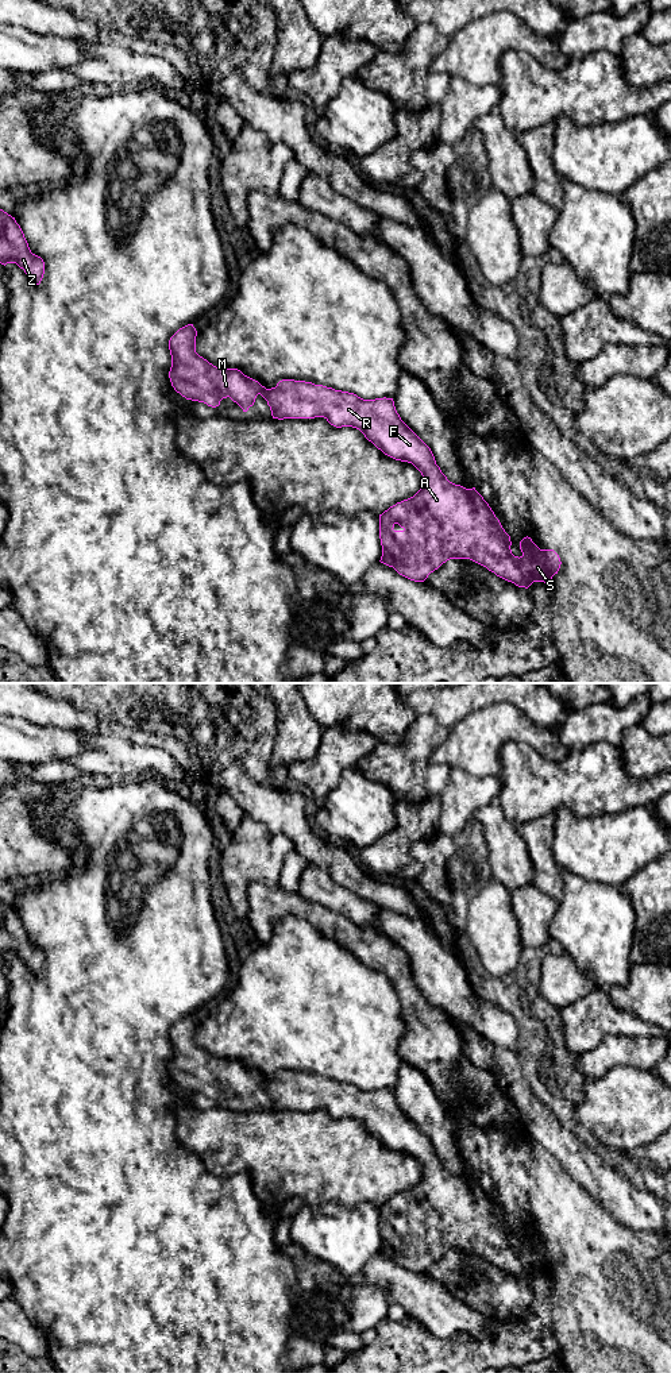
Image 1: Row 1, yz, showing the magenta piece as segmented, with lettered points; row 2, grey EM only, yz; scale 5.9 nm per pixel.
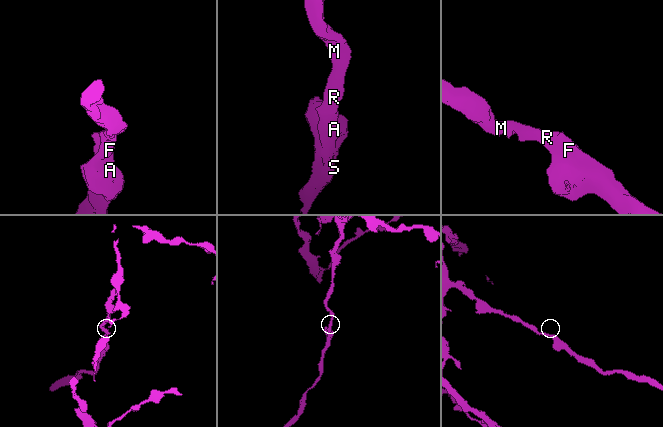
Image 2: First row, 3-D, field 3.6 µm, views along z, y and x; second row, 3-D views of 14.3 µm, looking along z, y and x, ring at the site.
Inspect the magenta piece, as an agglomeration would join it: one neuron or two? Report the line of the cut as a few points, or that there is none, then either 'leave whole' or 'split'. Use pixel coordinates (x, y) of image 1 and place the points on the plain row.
cut none; leave whole

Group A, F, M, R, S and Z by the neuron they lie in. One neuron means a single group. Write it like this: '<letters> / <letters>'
A F M R S Z

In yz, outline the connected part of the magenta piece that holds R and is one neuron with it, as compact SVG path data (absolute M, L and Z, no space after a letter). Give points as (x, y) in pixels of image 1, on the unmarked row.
M188 1015L169 1031L171 1046L169 1069L174 1081L186 1091L216 1099L223 1089L230 1088L243 1103L247 1103L261 1085L267 1092L273 1110L324 1108L336 1119L356 1119L385 1146L412 1154L421 1164L420 1181L379 1206L381 1254L414 1273L424 1273L450 1250L470 1250L518 1278L528 1280L533 1273L552 1273L562 1256L559 1246L554 1241L540 1241L527 1227L520 1233L522 1246L514 1247L510 1241L510 1227L489 1195L475 1179L466 1180L447 1170L436 1156L431 1139L401 1111L393 1089L363 1091L354 1084L294 1071L282 1071L275 1079L266 1080L238 1060L216 1058L200 1048L196 1044L196 1027L196 1019Z

